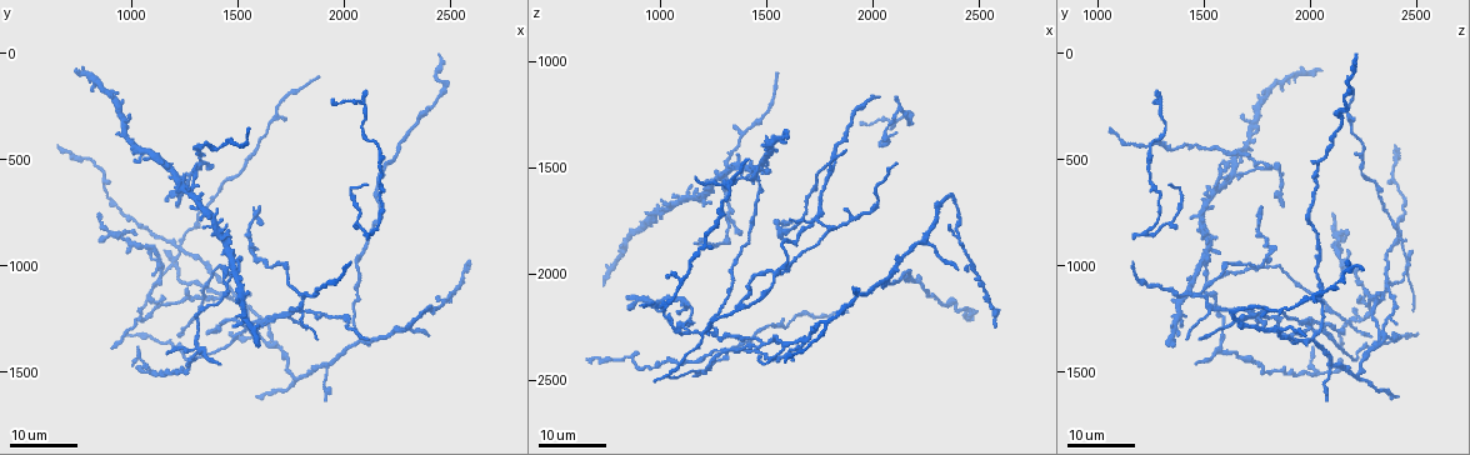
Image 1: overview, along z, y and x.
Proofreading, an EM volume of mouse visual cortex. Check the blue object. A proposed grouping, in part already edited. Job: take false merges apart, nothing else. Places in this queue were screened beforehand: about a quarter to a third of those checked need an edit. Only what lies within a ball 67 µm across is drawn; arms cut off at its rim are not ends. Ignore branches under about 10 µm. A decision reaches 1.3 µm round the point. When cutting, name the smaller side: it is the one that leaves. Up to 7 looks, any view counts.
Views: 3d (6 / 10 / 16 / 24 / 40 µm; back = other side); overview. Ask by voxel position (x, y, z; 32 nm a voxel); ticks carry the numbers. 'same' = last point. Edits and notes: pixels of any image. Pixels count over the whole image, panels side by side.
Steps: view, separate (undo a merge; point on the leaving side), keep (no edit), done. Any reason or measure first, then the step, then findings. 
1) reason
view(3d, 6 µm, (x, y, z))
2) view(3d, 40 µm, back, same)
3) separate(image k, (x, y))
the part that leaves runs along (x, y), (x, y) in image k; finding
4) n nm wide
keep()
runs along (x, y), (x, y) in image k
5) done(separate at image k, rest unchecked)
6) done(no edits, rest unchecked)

view(3d, 24 µm, (1550, 1280, 1990))

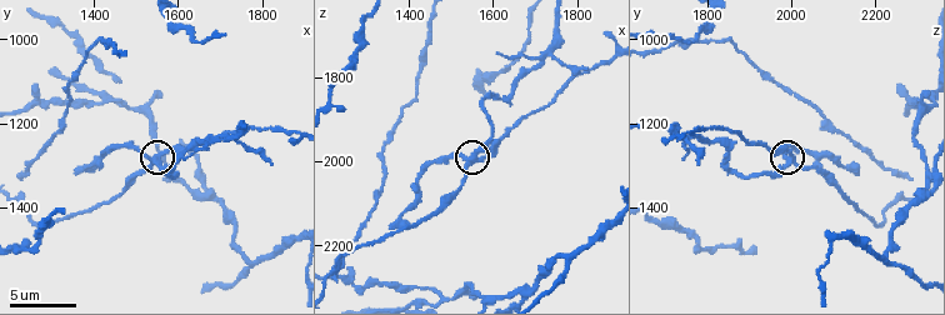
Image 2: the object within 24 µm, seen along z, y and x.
view(3d, 6 µm, (1550, 1290, 1995))

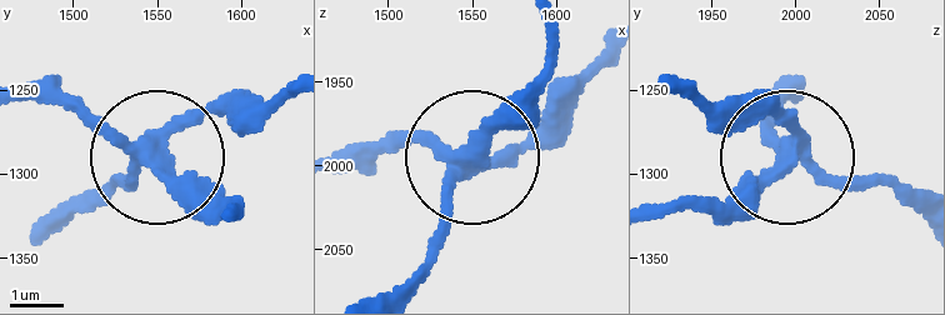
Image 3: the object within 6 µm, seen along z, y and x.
side arm 29 µm
separate(image 3, (114, 178))
the part that leaves runs along (148, 146), (211, 111), (291, 98) in image 3; a second neuron is stuck on

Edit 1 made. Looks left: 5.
view(overview)

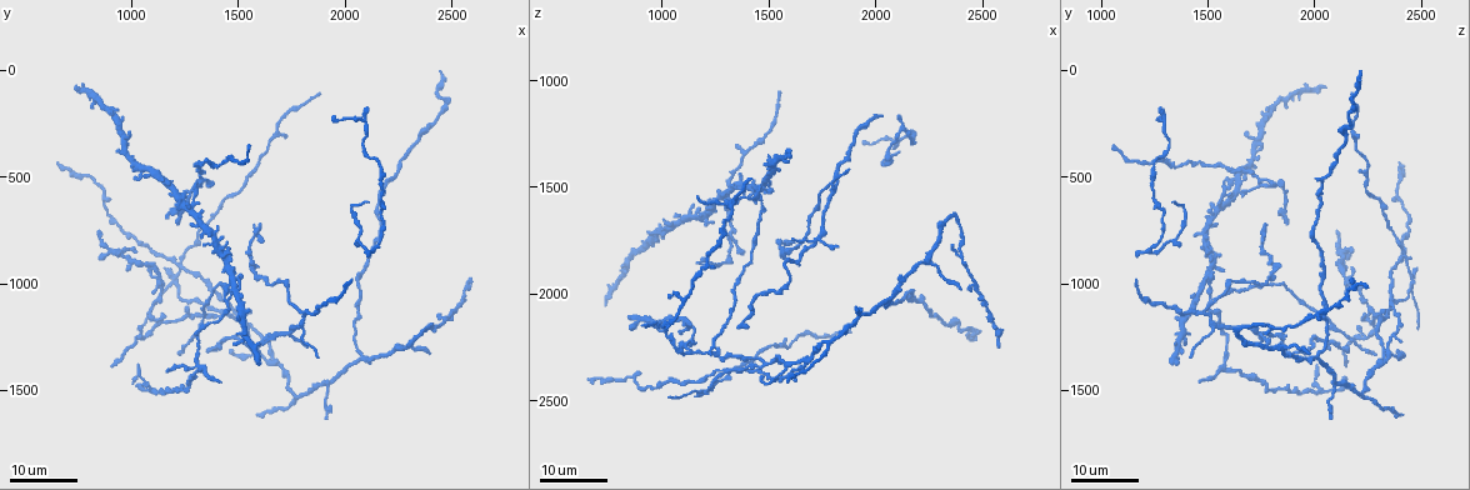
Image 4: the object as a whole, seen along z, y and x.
side arm on a straight run
view(3d, 24 µm, (1680, 1370, 2310))

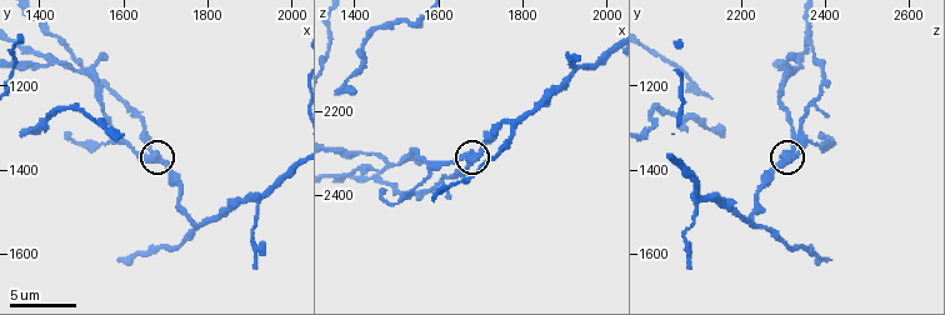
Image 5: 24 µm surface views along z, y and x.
view(3d, 10 µm, (1670, 1365, 2320))

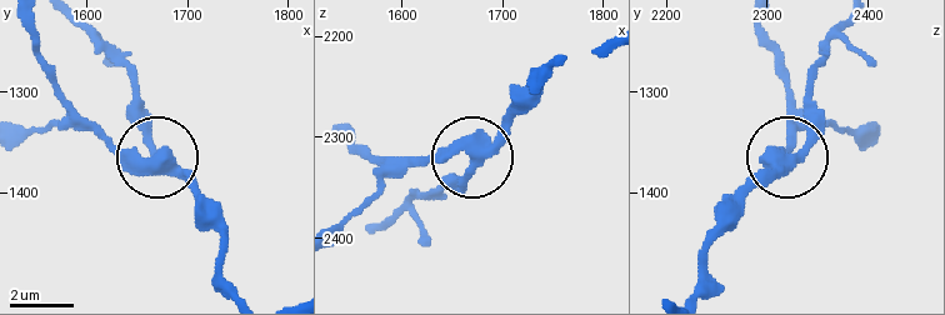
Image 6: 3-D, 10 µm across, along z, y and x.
view(3d, 10 µm, back, (1674, 1368, 2326))

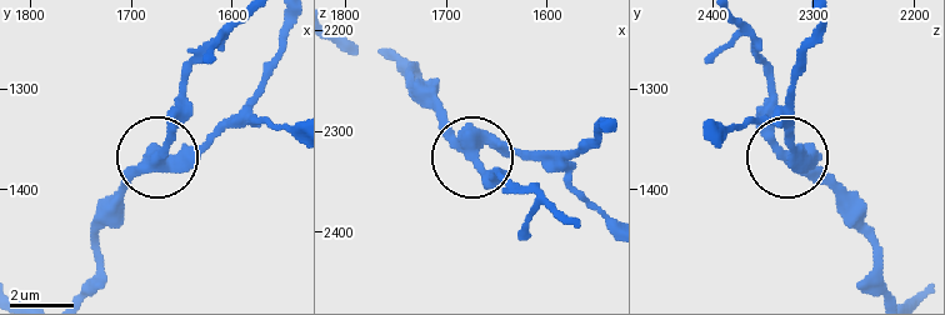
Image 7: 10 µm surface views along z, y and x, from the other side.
keep()
all the same neuron

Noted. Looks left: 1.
done(separate at image 3, rest unchecked)

